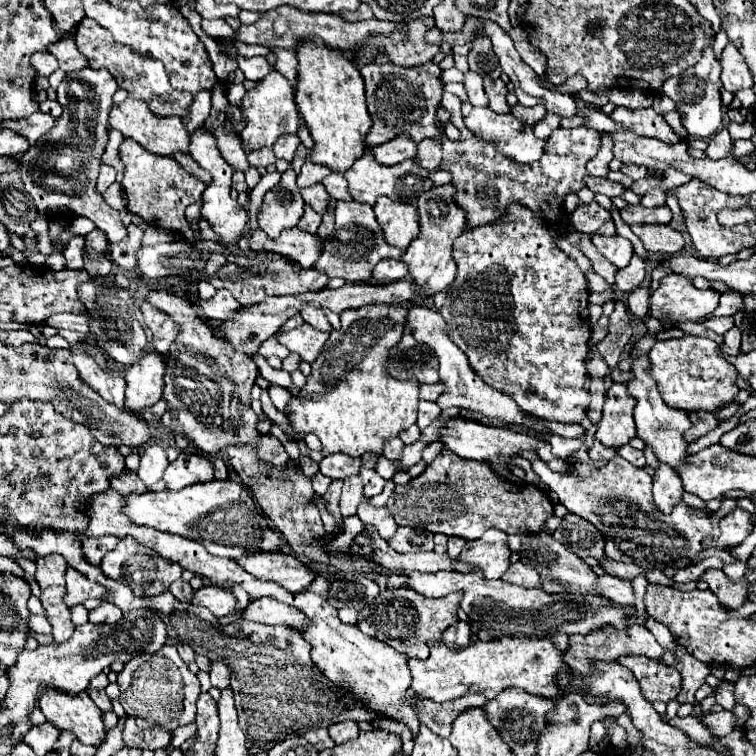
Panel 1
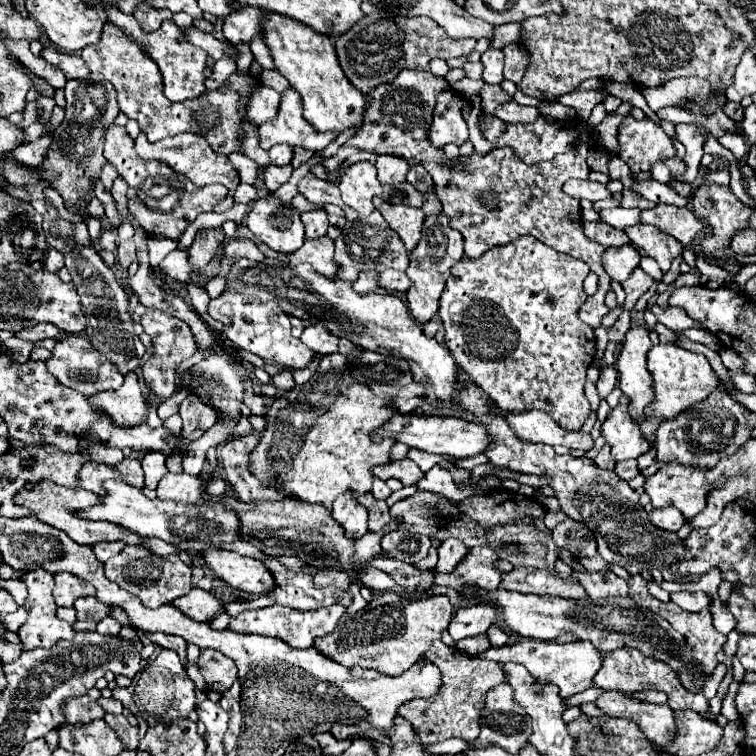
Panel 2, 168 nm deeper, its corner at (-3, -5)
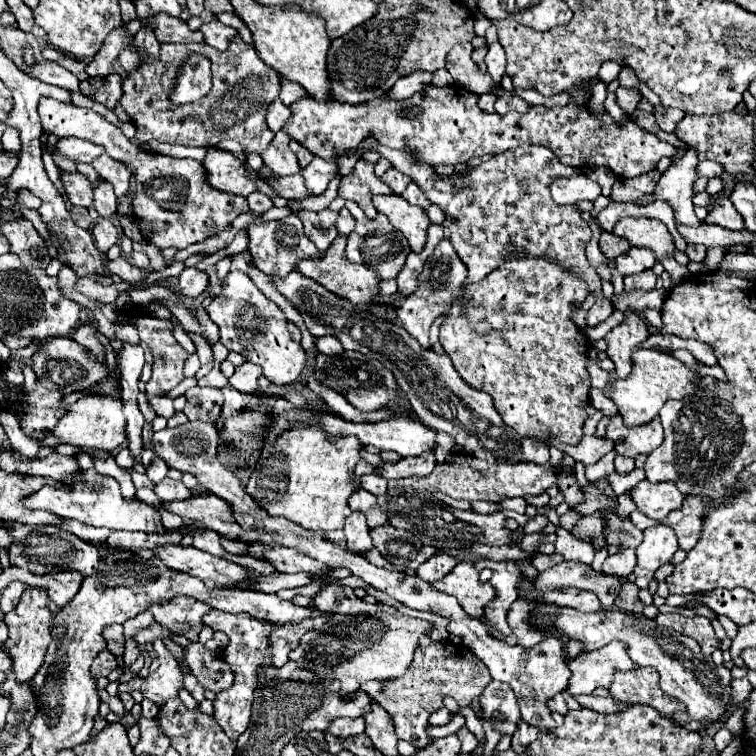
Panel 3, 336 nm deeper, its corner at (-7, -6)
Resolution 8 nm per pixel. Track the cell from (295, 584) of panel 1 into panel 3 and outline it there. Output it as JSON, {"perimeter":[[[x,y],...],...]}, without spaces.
{"perimeter":[[[165,544],[165,546],[157,548],[157,556],[167,566],[173,566],[173,570],[187,572],[201,580],[209,578],[221,588],[239,588],[249,582],[247,568],[243,568],[231,560],[213,556],[209,552],[197,550],[193,546]]]}

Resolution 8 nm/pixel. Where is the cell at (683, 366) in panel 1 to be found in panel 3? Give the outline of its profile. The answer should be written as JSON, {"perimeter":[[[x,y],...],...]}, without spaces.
{"perimeter":[[[637,350],[637,354],[633,354],[633,374],[625,380],[613,380],[609,398],[617,404],[627,426],[639,426],[651,422],[667,400],[679,400],[695,394],[699,388],[699,380],[701,376],[695,370],[691,370],[671,354],[665,354],[661,350]]]}

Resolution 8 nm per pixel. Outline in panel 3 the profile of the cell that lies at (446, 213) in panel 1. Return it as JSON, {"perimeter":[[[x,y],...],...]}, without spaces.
{"perimeter":[[[443,238],[437,246],[433,256],[425,262],[423,272],[419,274],[419,288],[407,296],[397,310],[399,322],[405,326],[405,330],[417,340],[421,342],[423,348],[429,348],[429,326],[433,324],[433,320],[441,314],[447,314],[453,298],[457,294],[461,294],[463,286],[465,286],[465,278],[467,278],[467,270],[465,264],[461,262],[461,258],[457,256],[457,252],[453,250],[453,244],[449,238]]]}

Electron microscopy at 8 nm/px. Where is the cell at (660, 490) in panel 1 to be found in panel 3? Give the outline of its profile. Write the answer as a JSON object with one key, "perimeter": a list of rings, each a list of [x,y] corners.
{"perimeter":[[[659,524],[645,530],[643,542],[637,546],[637,566],[635,566],[635,584],[639,588],[647,588],[655,570],[669,562],[677,552],[677,534],[671,526]]]}

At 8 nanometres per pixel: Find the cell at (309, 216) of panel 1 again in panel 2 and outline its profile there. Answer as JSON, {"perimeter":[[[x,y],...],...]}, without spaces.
{"perimeter":[[[315,209],[315,211],[301,213],[301,221],[305,225],[305,237],[307,239],[317,239],[317,237],[327,235],[329,221],[327,221],[325,209]]]}

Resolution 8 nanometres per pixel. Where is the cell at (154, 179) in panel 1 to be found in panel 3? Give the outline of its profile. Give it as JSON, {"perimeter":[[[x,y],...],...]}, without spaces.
{"perimeter":[[[41,98],[39,116],[43,130],[57,134],[59,138],[75,136],[95,142],[97,146],[103,146],[111,158],[123,162],[131,170],[131,174],[137,180],[137,190],[131,196],[133,214],[143,238],[155,244],[157,248],[187,248],[195,242],[203,242],[209,236],[213,236],[205,228],[207,218],[213,218],[217,222],[217,232],[221,232],[233,222],[235,216],[250,211],[245,198],[205,186],[205,178],[201,178],[201,174],[205,172],[201,170],[201,162],[189,158],[179,160],[173,156],[149,154],[133,142],[129,142],[119,126],[107,122],[101,114],[93,110],[77,108],[73,104],[65,104],[53,98]]]}

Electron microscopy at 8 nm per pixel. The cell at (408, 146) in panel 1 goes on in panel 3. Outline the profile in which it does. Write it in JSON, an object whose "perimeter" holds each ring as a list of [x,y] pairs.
{"perimeter":[[[389,168],[389,170],[381,176],[381,180],[383,180],[385,184],[389,184],[389,186],[395,190],[395,194],[403,194],[403,190],[407,188],[407,184],[411,182],[405,174],[401,174],[401,172],[395,170],[395,168]]]}

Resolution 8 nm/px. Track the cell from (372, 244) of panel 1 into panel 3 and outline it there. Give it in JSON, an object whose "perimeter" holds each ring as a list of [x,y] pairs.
{"perimeter":[[[377,214],[375,220],[369,220],[369,218],[357,220],[355,230],[347,236],[347,248],[345,248],[349,262],[357,262],[367,266],[369,270],[375,270],[379,278],[395,278],[401,266],[405,264],[405,258],[409,252],[411,248],[407,238],[399,230],[395,230],[387,220],[387,216],[383,214]]]}

